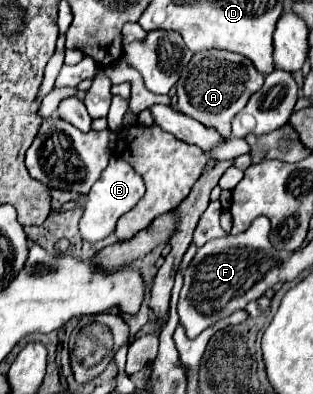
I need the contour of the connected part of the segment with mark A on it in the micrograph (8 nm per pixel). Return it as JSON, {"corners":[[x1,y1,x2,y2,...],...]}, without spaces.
{"corners":[[204,50,194,54,182,70,180,80,176,82,178,104,174,108,204,126,218,130,222,138,230,138,232,118,246,106,250,96,262,88,262,84,264,76,254,70,254,64,248,58,224,50]]}

